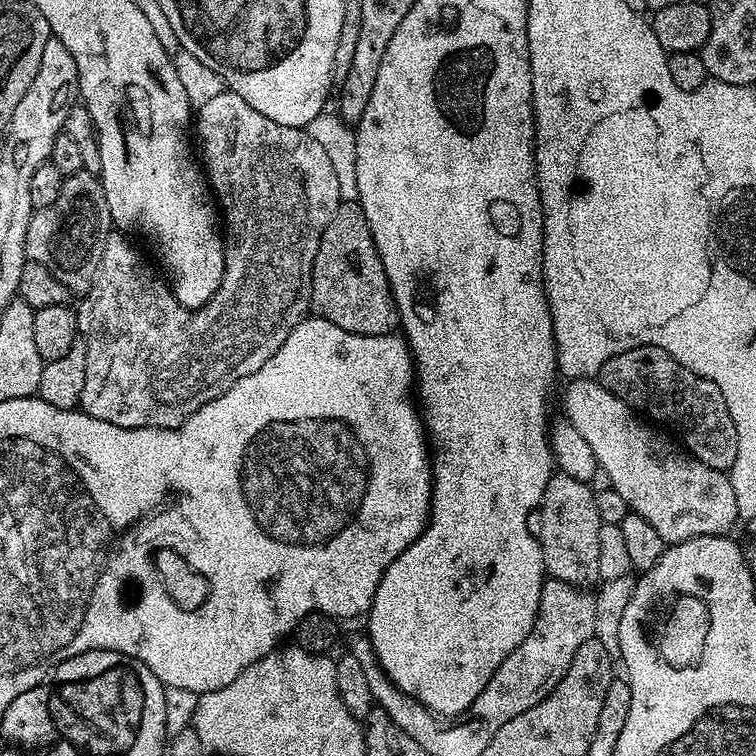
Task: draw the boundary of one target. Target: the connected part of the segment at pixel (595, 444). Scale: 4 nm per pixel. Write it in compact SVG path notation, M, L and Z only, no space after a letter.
M599 379L568 380L566 386L568 389L564 392L564 412L568 415L567 423L578 430L578 434L582 434L584 443L590 446L593 461L599 467L600 464L604 467L610 487L618 490L622 498L626 498L631 511L646 518L646 522L658 530L665 545L686 542L699 536L726 536L733 531L731 528L738 524L738 502L734 498L734 486L728 472L714 470L687 451L681 450L675 443L672 445L663 431L645 423L626 402L602 387Z

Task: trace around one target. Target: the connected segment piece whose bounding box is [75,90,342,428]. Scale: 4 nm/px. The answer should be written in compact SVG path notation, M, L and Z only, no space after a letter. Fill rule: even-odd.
M230 91L218 94L218 98L210 98L206 106L202 106L194 116L194 136L200 139L200 152L204 155L203 167L206 169L206 179L218 201L219 211L222 213L222 231L224 233L224 273L222 282L216 293L201 308L183 308L174 298L169 281L162 278L161 273L148 265L148 260L127 240L125 233L114 230L106 238L106 250L102 250L102 262L98 266L98 274L94 278L92 288L83 293L80 308L75 309L76 330L79 339L86 342L86 386L82 386L82 398L79 411L90 414L95 420L110 422L114 426L123 428L176 428L186 418L190 418L202 406L206 406L214 398L223 396L226 390L234 386L246 374L254 374L263 364L270 362L274 354L290 338L290 330L294 326L304 323L312 307L312 267L314 258L318 254L318 246L322 242L322 234L334 218L334 214L341 206L338 194L338 178L334 175L334 166L326 150L310 138L310 134L302 128L278 126L278 122L270 122L246 98Z

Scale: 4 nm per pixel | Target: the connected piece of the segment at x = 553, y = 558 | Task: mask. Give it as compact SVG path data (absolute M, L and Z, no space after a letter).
M554 472L547 483L546 490L540 503L540 528L538 527L538 539L543 550L543 564L545 573L558 581L570 582L576 587L589 586L599 579L598 577L598 553L600 549L599 537L602 522L598 516L598 506L595 505L595 491L587 481L579 480L576 476L565 472Z

